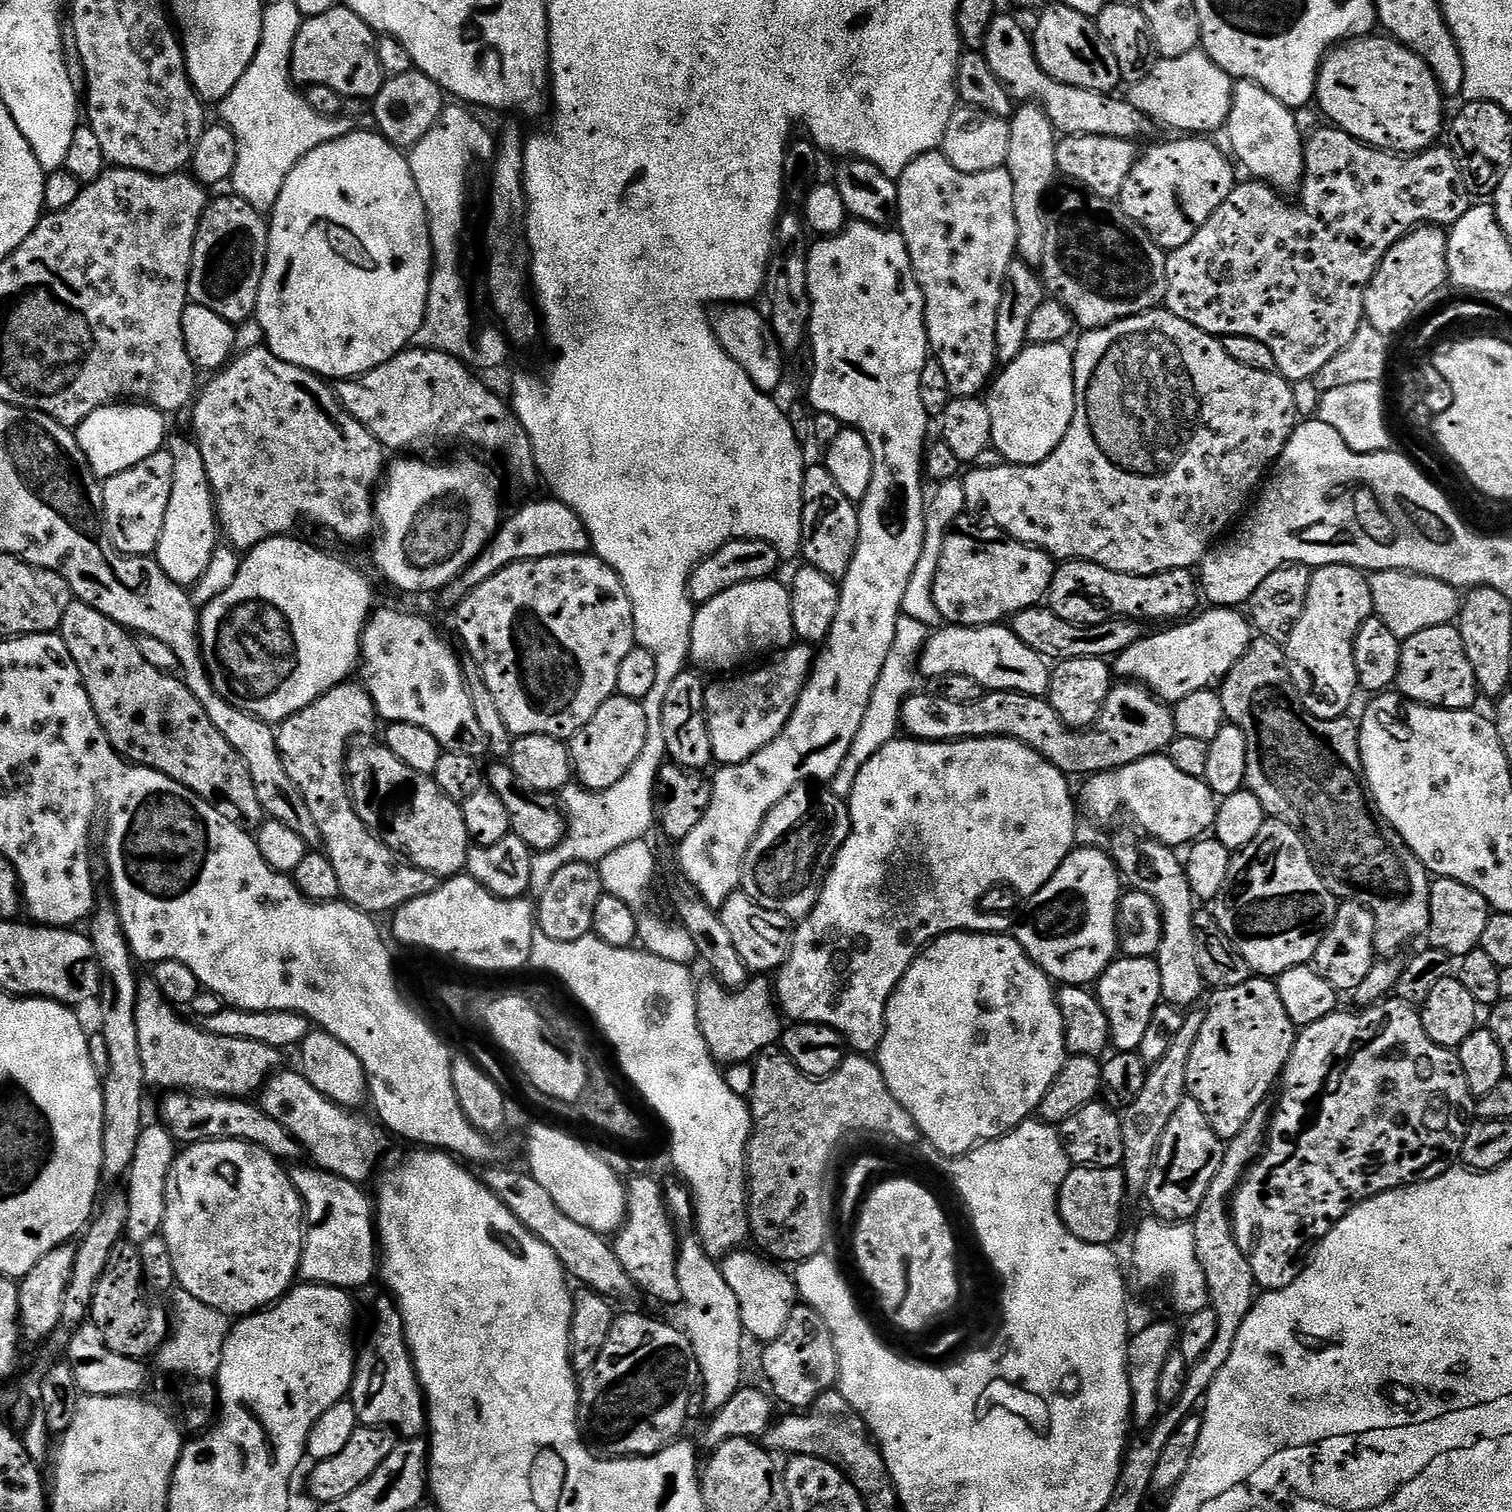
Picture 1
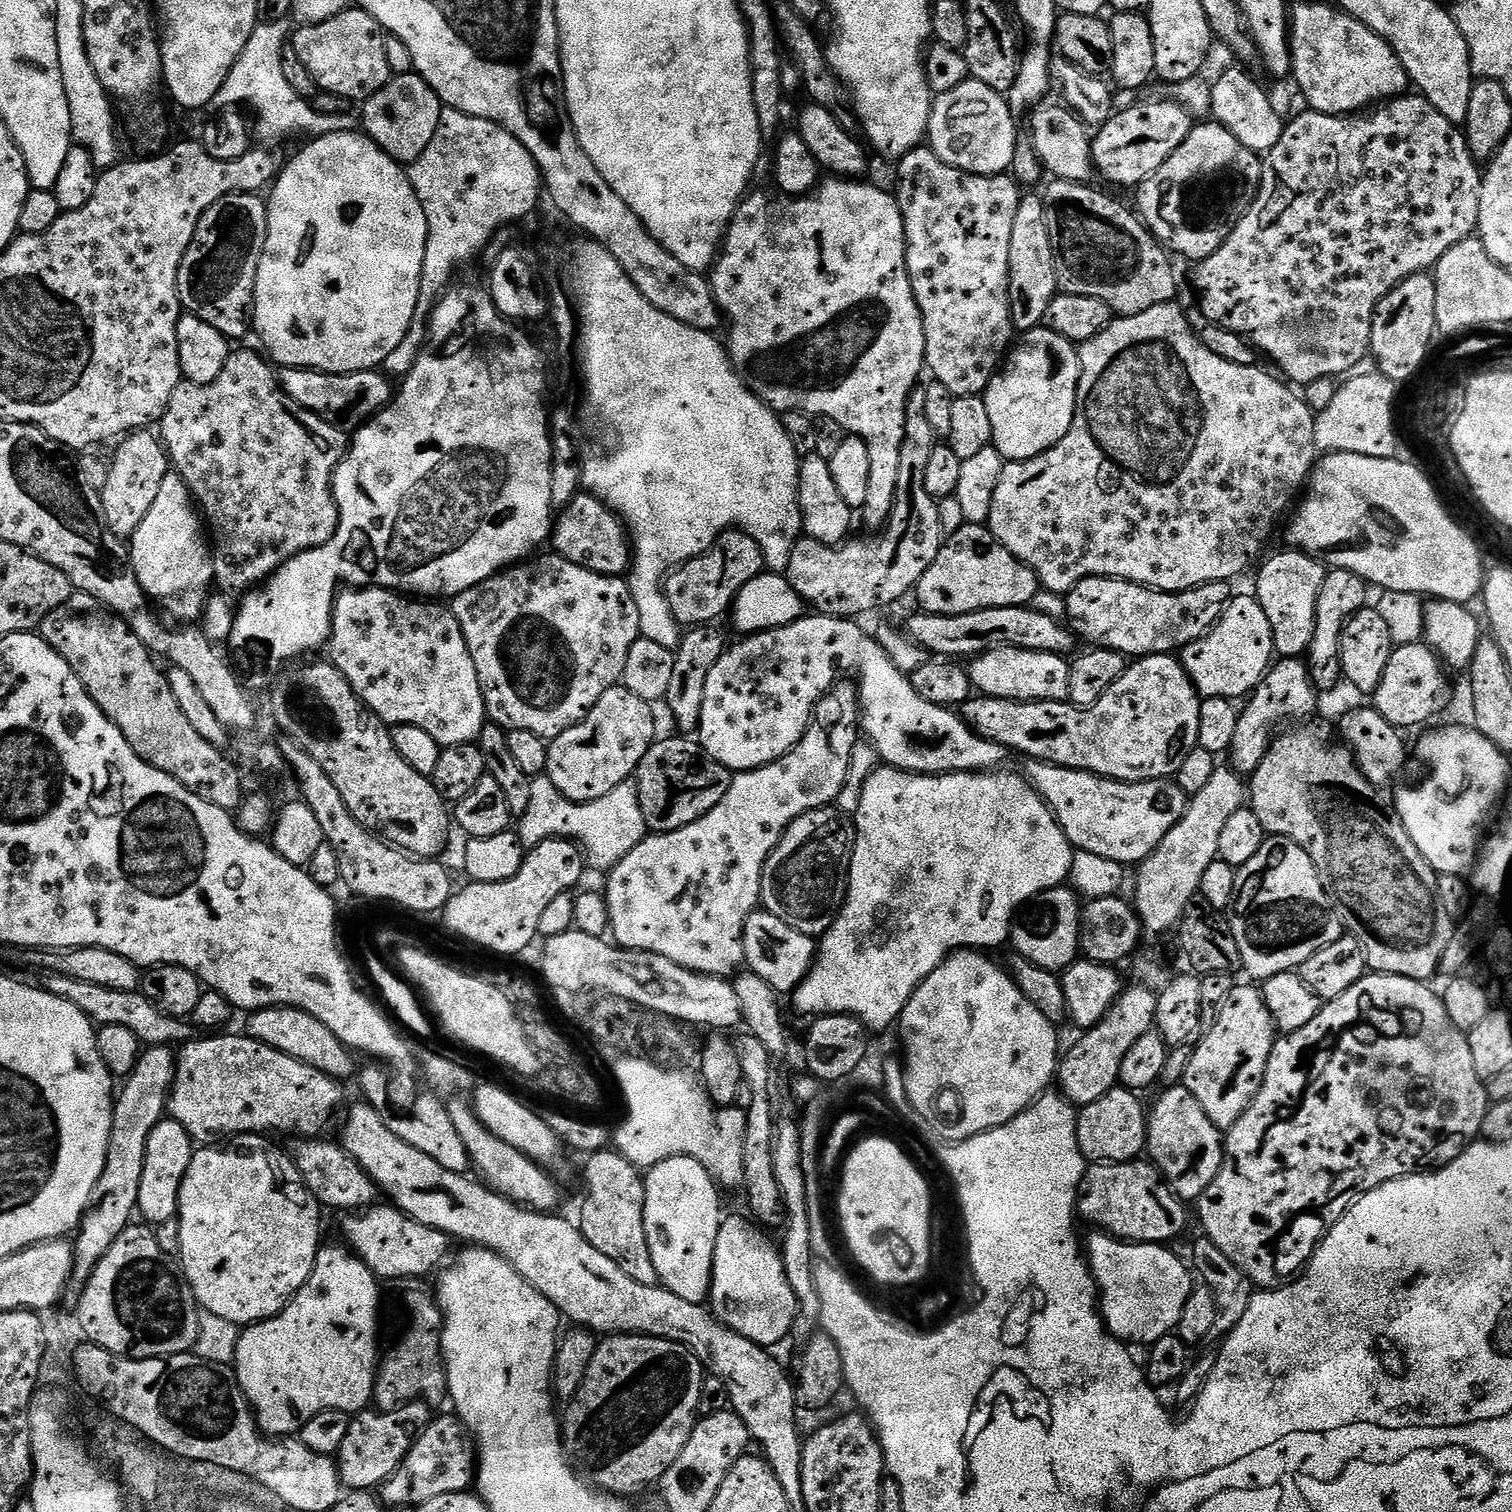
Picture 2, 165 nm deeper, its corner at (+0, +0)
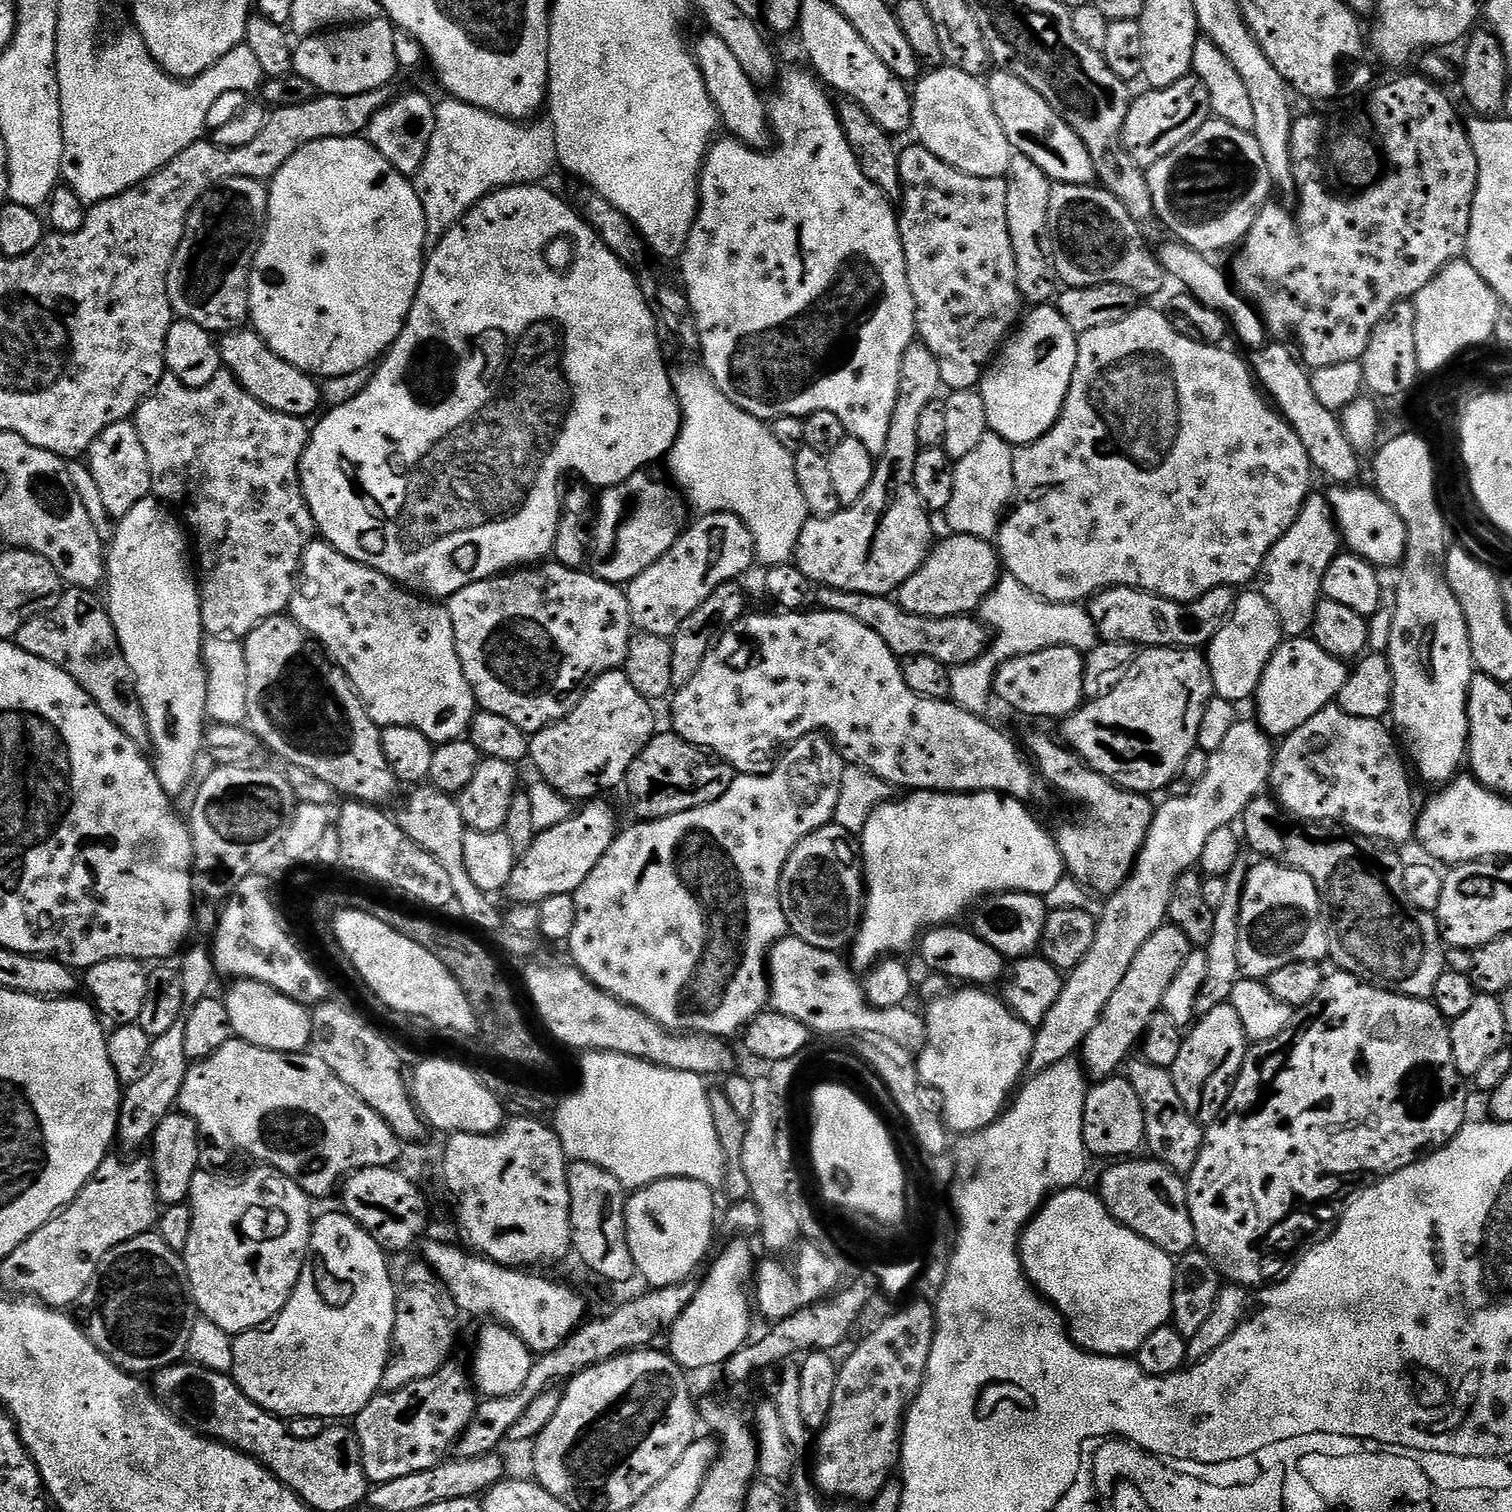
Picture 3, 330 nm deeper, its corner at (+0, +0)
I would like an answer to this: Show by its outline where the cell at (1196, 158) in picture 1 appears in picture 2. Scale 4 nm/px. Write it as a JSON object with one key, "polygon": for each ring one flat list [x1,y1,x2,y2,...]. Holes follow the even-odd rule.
{"polygon":[[1209,122,1209,124,1197,123,1187,138,1135,189,1135,211,1144,222,1144,227,1164,245,1169,253,1177,252,1185,256,1191,262,1205,260,1214,252,1216,247,1227,238,1234,230,1234,226,1246,214,1246,210,1256,197,1260,188,1260,165,1261,157,1251,152,1230,130,1222,125]]}

